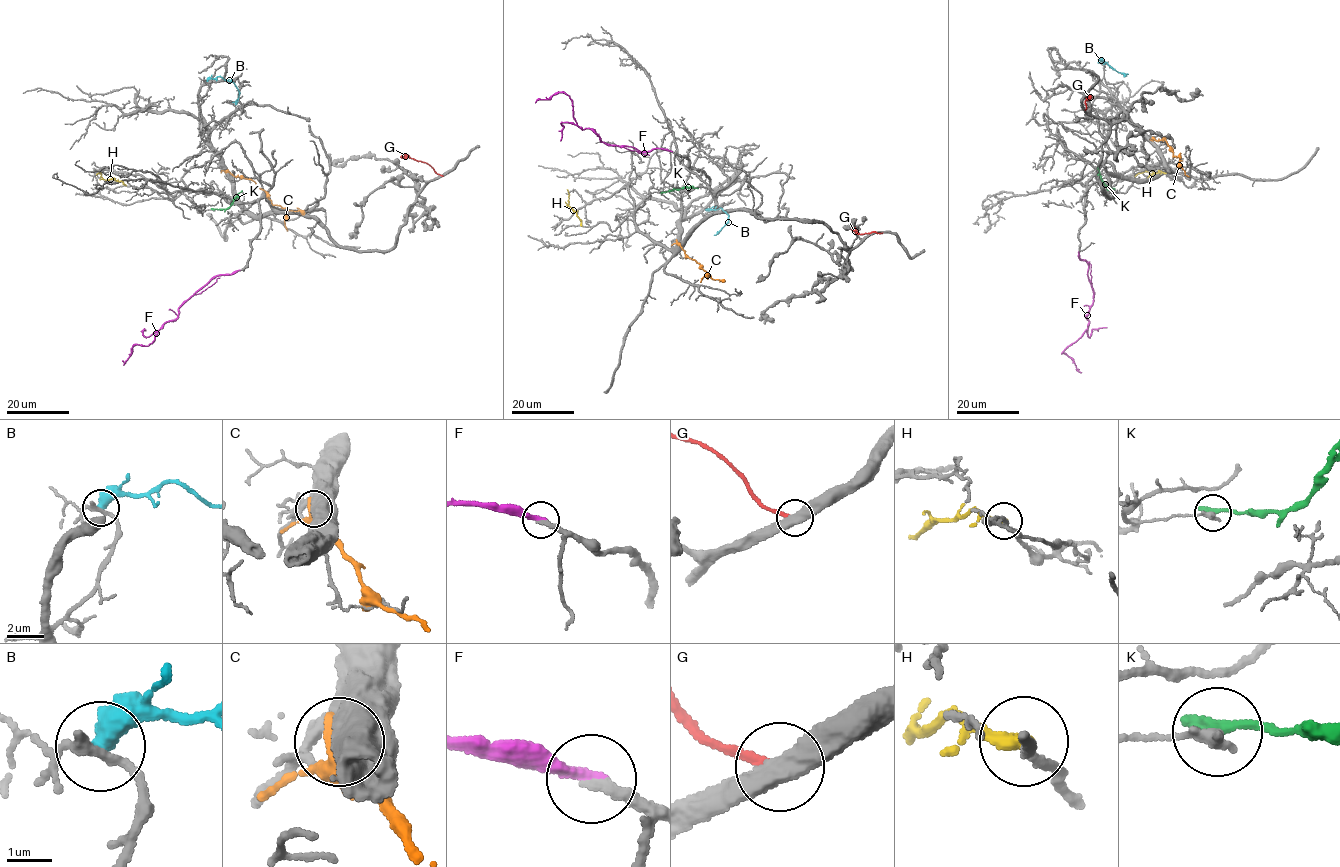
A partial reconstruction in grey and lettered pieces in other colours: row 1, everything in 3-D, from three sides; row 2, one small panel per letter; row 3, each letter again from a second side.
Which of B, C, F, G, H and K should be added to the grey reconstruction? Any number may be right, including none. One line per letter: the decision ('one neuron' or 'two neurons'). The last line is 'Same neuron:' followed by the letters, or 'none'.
B: two neurons
C: two neurons
F: one neuron
G: two neurons
H: two neurons
K: two neurons
Same neuron: F

